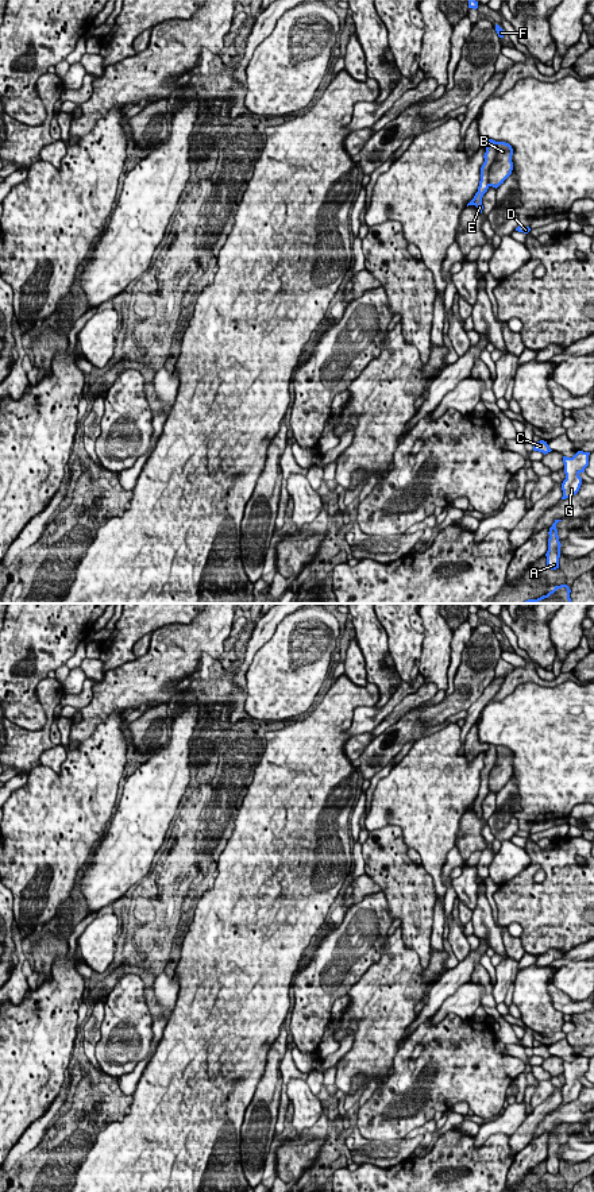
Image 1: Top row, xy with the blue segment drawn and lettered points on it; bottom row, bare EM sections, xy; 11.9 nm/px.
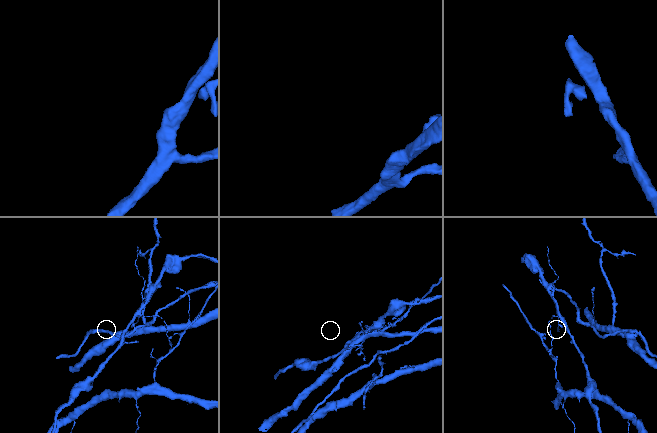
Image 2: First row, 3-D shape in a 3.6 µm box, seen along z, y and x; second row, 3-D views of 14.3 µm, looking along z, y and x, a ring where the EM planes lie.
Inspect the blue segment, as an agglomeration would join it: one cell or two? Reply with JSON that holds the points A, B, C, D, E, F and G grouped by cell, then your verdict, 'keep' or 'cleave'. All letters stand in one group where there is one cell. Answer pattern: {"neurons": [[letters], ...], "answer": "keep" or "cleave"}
{"neurons": [["A", "C", "D", "E", "F", "G"], ["B"]], "answer": "cleave"}

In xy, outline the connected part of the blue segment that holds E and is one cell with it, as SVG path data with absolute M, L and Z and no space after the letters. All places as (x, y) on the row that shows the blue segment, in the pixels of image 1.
M489 139L489 146L486 147L486 153L483 155L485 162L481 167L481 181L479 181L478 192L474 196L474 205L477 207L478 213L482 213L483 209L482 197L489 189L489 170L494 161L495 153L497 153L495 140Z

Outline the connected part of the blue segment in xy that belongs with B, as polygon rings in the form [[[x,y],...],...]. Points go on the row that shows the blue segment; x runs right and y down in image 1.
[[[495,142],[497,153],[489,170],[489,186],[498,188],[512,174],[513,148],[509,143]]]

